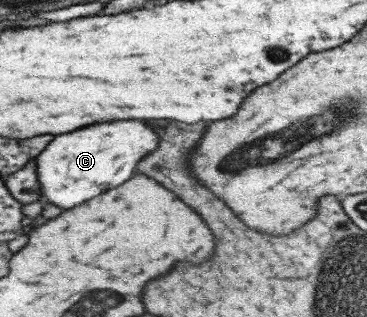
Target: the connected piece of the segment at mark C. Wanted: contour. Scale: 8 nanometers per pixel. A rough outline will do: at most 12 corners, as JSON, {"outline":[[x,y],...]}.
{"outline":[[142,121],[56,135],[35,157],[42,203],[72,209],[132,177]]}

